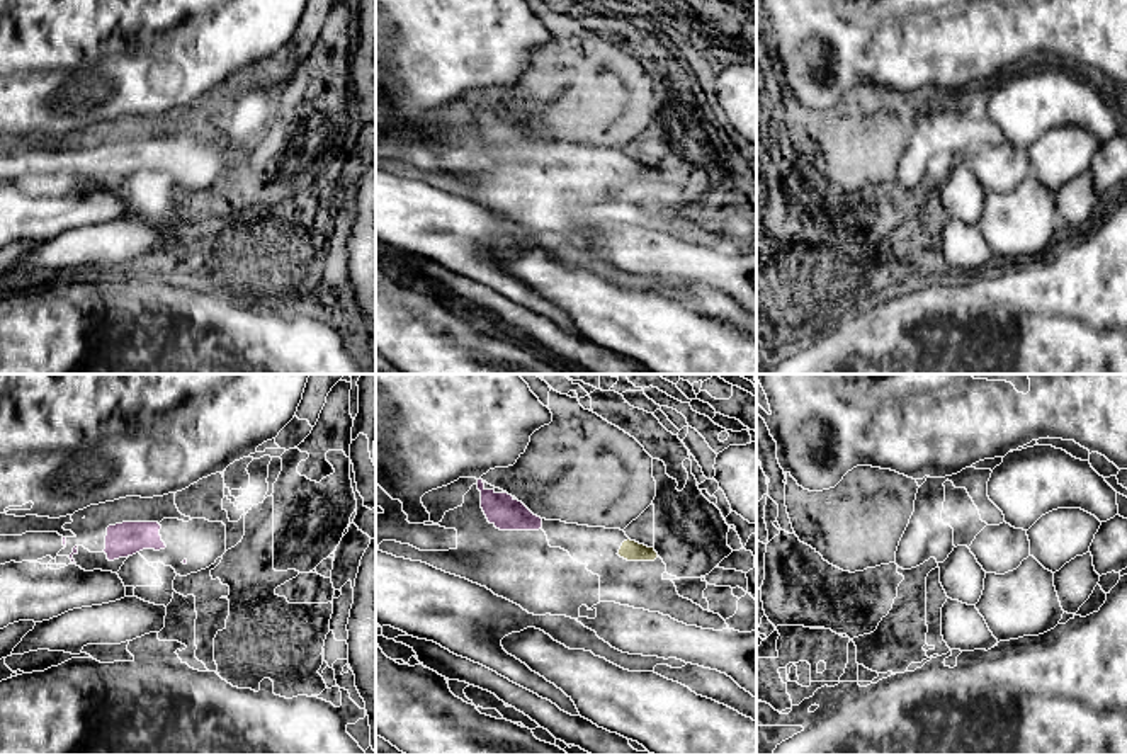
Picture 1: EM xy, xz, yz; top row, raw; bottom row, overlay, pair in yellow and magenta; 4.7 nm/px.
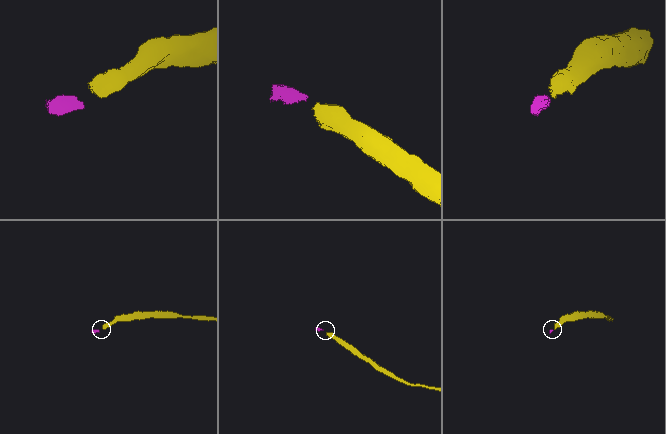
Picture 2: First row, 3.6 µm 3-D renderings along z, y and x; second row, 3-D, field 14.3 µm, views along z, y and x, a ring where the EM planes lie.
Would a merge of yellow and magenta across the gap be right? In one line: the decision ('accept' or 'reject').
accept

